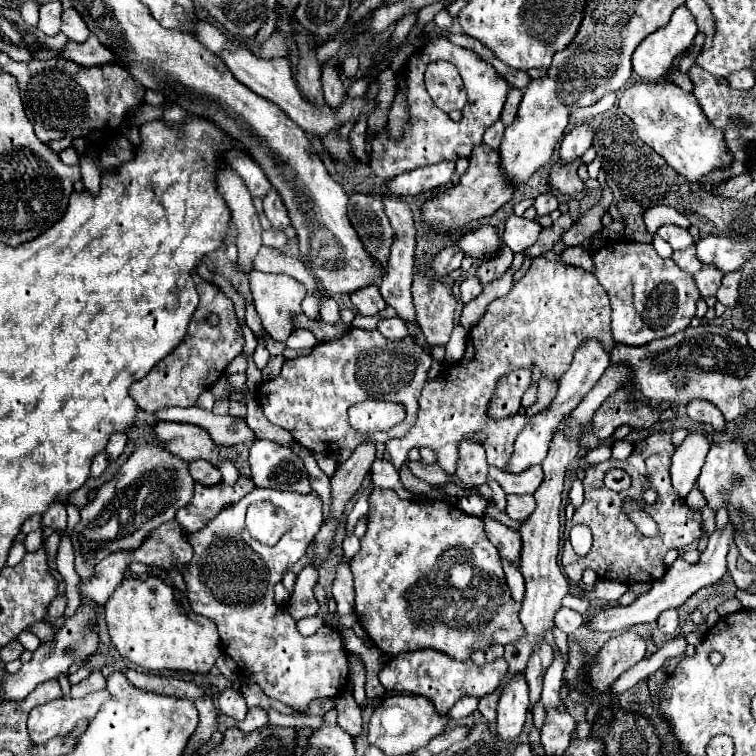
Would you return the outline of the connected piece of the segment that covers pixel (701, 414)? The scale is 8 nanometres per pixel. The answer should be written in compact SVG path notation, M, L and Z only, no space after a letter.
M690 400L688 406L688 416L694 422L704 422L704 424L712 424L718 432L722 432L726 428L726 420L722 416L722 412L718 412L718 408L714 408L714 404L710 404L708 400Z

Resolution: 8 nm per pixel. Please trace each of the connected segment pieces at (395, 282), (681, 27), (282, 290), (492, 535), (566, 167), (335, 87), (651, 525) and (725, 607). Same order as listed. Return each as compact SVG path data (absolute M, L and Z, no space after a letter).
M384 196L384 210L394 228L394 242L392 242L390 258L388 258L388 266L386 266L388 272L384 274L384 278L380 282L380 292L386 300L386 304L392 306L404 322L416 324L416 312L414 312L414 302L412 302L412 292L410 292L410 284L414 278L414 252L416 252L416 228L414 228L414 220L412 220L412 210L404 200L400 200L396 196Z
M680 6L674 10L670 22L662 28L658 28L654 34L646 36L642 40L642 44L634 50L634 56L632 56L632 66L634 66L634 72L646 80L646 82L656 82L660 80L672 66L674 58L686 50L692 42L694 42L694 36L698 34L698 28L696 28L696 22L694 22L694 16L688 12L686 6Z
M252 270L248 274L248 278L250 278L250 290L252 290L254 306L256 306L256 312L260 314L264 330L274 340L284 342L290 336L290 332L292 332L292 322L290 322L292 314L298 314L302 310L300 302L306 296L304 284L300 284L298 280L294 280L288 274L264 274L264 272L258 272L258 270Z
M484 516L484 530L488 540L498 548L500 556L504 560L510 560L512 564L518 564L518 548L520 548L518 530L512 530L490 516Z
M576 158L574 162L556 162L550 170L550 178L548 178L548 184L552 186L554 192L560 192L560 194L566 194L566 196L576 196L580 192L586 190L586 184L578 178L576 170L580 166L580 158Z
M324 64L322 66L322 90L324 90L324 100L328 106L336 106L342 102L344 96L344 86L340 82L340 74L334 66Z
M626 500L626 502L624 502L624 510L626 510L628 516L636 522L638 530L640 530L644 536L656 536L656 534L658 534L656 522L654 522L646 512L642 512L642 510L636 506L636 502Z
M733 598L725 601L717 607L717 612L722 616L728 616L728 614L732 614L737 612L743 608L742 604L737 598Z

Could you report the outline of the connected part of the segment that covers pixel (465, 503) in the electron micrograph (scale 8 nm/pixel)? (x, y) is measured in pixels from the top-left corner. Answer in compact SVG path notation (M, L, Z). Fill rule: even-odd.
M476 494L460 498L458 506L460 506L462 512L466 512L466 514L472 514L472 516L484 516L488 502L490 502L490 500L488 500L484 494Z

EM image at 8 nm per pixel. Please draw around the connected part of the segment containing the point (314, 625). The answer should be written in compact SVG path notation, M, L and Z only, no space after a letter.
M320 616L302 618L296 626L298 626L298 632L302 632L304 636L310 636L310 634L314 634L320 626L324 626L324 618L320 618Z

